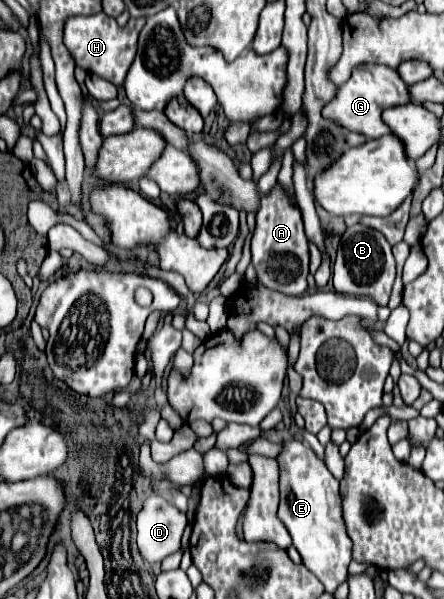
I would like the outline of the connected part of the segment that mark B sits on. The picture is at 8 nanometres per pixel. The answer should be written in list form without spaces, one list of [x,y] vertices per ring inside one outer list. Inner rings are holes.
[[[355,224],[345,230],[345,234],[339,240],[337,260],[335,260],[335,290],[341,294],[353,294],[353,296],[367,296],[379,306],[389,304],[391,288],[395,282],[395,260],[391,254],[391,244],[387,238],[377,232],[375,228],[369,228],[365,224]]]

